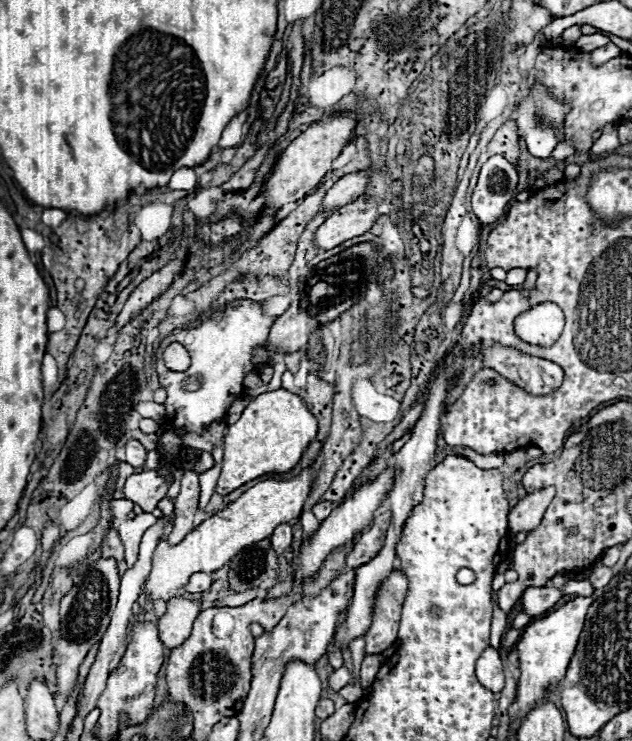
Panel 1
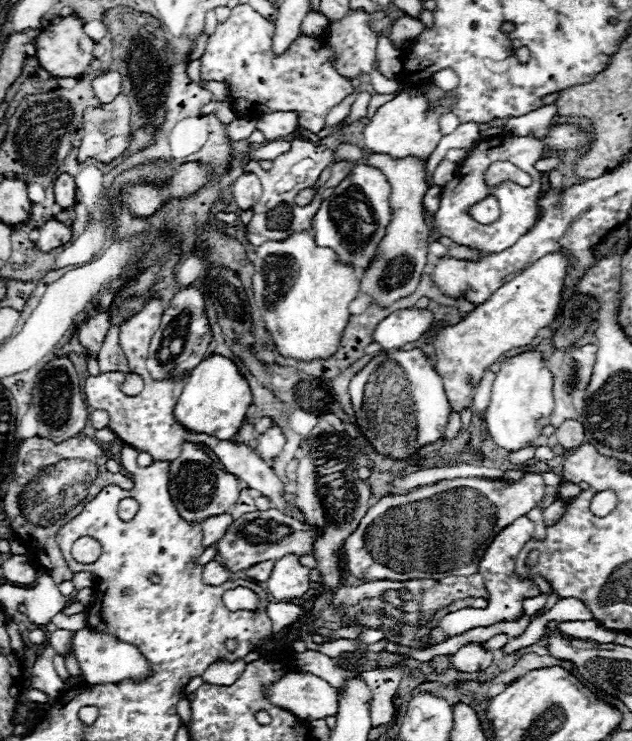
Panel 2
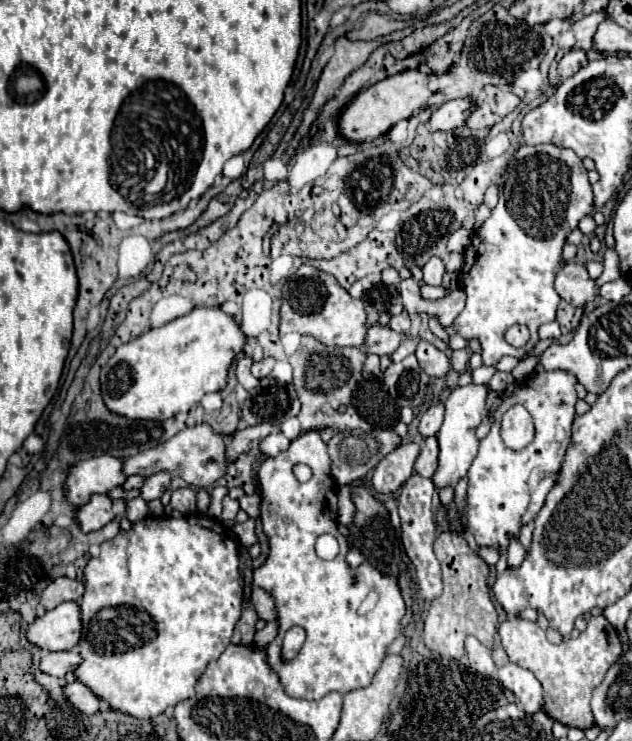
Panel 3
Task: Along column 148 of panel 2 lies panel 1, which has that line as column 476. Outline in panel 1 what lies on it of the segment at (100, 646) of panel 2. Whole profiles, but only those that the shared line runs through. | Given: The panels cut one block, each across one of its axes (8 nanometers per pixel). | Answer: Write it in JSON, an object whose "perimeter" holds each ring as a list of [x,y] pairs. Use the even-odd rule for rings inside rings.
{"perimeter":[[[488,648],[476,662],[476,676],[492,692],[500,692],[504,688],[504,668],[500,662],[500,652]]]}

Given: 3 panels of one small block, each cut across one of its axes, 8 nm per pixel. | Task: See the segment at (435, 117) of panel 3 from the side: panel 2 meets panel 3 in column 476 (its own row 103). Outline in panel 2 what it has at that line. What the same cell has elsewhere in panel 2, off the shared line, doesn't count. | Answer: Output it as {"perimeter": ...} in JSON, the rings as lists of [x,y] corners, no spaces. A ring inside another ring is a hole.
{"perimeter":[[[112,70],[104,72],[92,80],[92,88],[100,102],[108,104],[108,100],[114,100],[122,92],[122,76]]]}

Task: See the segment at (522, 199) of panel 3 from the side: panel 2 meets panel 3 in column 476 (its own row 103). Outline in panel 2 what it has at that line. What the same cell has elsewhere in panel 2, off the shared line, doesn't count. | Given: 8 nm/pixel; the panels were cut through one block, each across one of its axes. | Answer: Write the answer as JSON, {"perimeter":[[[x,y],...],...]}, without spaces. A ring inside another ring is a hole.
{"perimeter":[[[240,4],[240,6],[232,8],[230,16],[224,22],[218,22],[214,34],[208,36],[206,50],[198,58],[200,60],[200,78],[224,82],[230,92],[230,104],[238,116],[254,118],[254,116],[262,116],[268,112],[296,112],[300,124],[306,130],[318,134],[324,128],[324,120],[326,120],[328,112],[354,92],[350,78],[338,74],[338,70],[330,62],[332,50],[330,50],[326,38],[304,36],[300,32],[298,38],[292,42],[292,46],[284,54],[276,56],[272,50],[272,36],[274,36],[274,22],[264,18],[262,14],[258,14],[252,6]]]}

